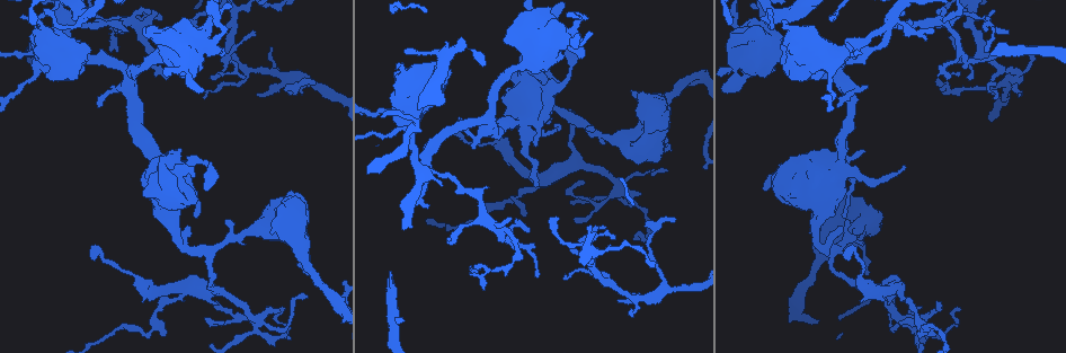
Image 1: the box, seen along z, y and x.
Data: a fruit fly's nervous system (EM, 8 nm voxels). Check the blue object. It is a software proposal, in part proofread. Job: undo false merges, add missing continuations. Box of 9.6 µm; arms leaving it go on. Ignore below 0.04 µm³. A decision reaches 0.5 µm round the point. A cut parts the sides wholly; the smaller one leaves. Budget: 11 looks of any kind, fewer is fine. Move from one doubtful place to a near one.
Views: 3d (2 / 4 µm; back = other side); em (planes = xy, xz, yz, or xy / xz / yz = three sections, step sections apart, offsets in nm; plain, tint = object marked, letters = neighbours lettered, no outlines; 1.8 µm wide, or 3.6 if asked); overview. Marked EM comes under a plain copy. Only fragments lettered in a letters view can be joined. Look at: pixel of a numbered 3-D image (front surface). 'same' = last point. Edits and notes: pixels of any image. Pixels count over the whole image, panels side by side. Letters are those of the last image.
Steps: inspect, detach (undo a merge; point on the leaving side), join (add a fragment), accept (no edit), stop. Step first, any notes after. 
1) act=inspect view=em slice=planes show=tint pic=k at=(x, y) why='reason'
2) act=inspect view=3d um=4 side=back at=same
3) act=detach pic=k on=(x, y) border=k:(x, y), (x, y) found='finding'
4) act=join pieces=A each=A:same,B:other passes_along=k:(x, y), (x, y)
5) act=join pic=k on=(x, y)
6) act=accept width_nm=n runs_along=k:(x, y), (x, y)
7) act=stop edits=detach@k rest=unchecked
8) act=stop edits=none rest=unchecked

act=inspect view=em slice=planes show=tint pic=1 at=(204, 26)

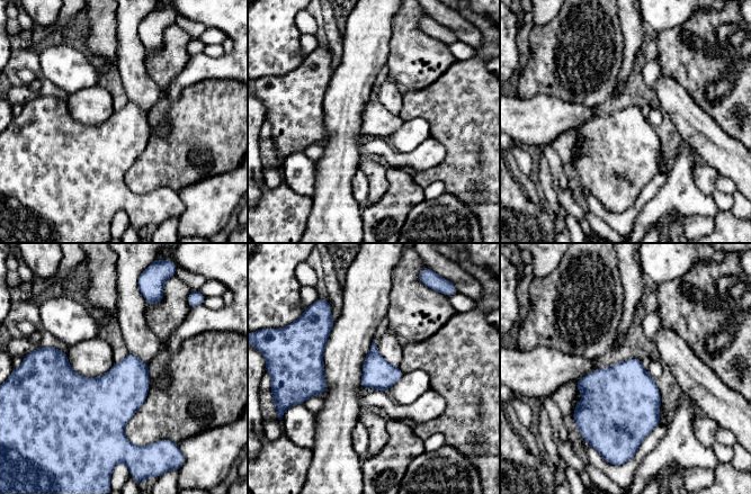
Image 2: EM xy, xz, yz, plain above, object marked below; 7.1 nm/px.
act=inspect view=em slice=planes show=letters at=same why='what lies round it'

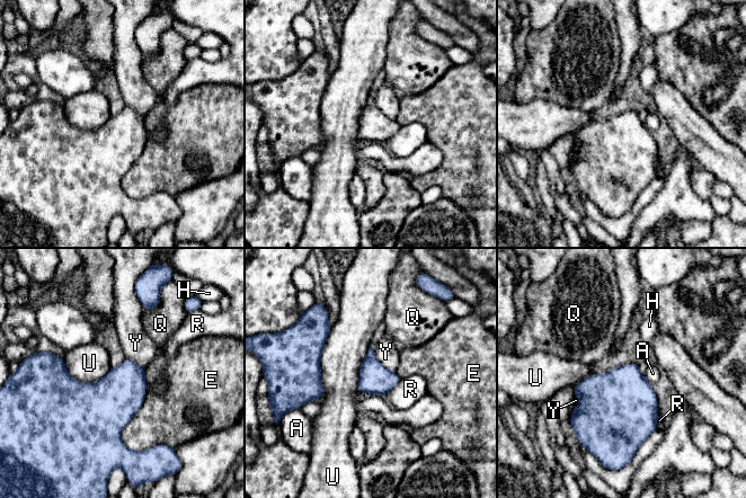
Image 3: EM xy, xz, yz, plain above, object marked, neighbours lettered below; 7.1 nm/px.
act=accept longest_contact=U:550nm each=A:other,E:other,H:other,Q:other,R:other,U:other,Y:other found='one cell here'

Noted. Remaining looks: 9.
act=inspect view=3d um=4 pic=1 at=(553, 85) why='thick turns thin'

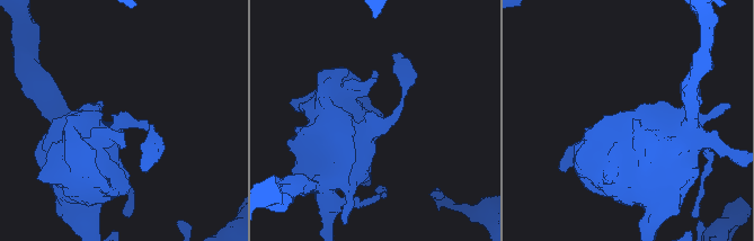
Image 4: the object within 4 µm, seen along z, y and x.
act=inspect view=em slice=planes show=letters pic=4 at=(376, 123)

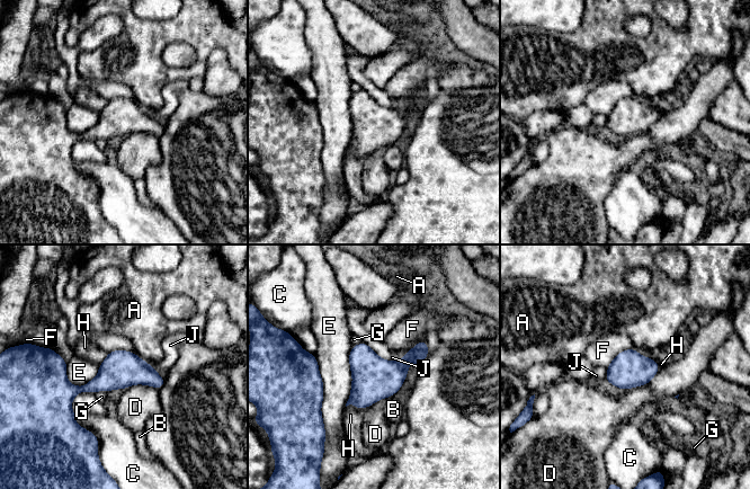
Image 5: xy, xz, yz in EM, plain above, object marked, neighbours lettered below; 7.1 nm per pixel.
act=accept width_nm=260 each=A:other,B:other,C:other,D:other,E:other,F:other,G:other,H:other,J:other border=5:(363, 341), (383, 358), (404, 356) found='continuous, no second cell'

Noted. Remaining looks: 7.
act=inspect view=3d um=4 pic=1 at=(300, 250) why='small branch off a trunk'

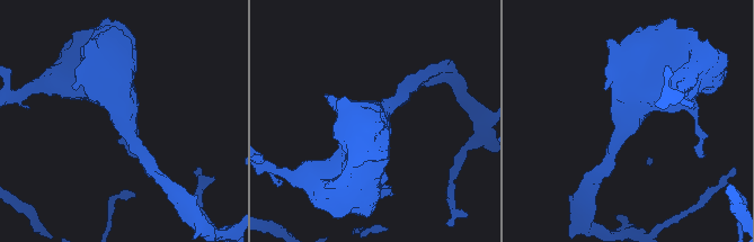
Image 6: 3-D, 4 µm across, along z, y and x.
act=inspect view=em slice=yz step=4 show=tint pic=6 at=(632, 116) arms=3 arm_widths_nm=220,500,700 why='need the tissue'

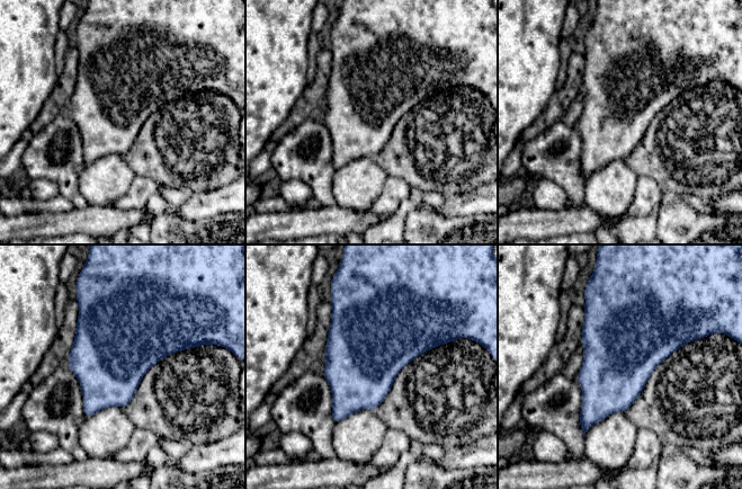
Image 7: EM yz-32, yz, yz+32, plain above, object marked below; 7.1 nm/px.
act=inspect view=em slice=planes show=letters at=same

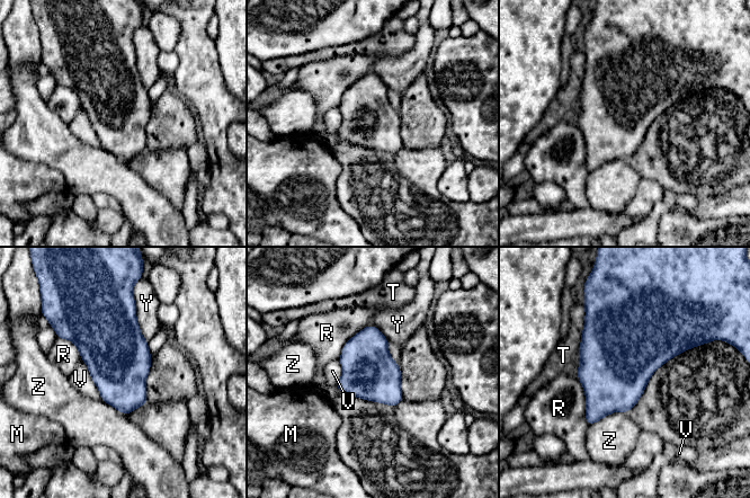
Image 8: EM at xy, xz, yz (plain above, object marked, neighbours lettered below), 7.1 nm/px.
act=accept width_nm=380 each=M:other,R:other,T:other,V:other,Y:other,Z:other border=8:(80, 358), (86, 364), (103, 400) found='one cell here'

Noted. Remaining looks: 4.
act=inspect view=em slice=xy step=8 show=letters pic=1 at=(428, 169)

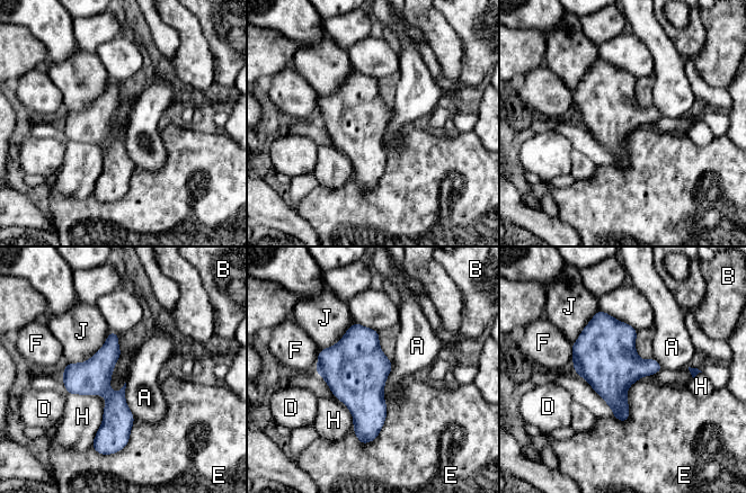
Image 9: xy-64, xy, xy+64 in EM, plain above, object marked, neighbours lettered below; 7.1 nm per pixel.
act=inspect view=em slice=planes show=letters at=same why='another direction'

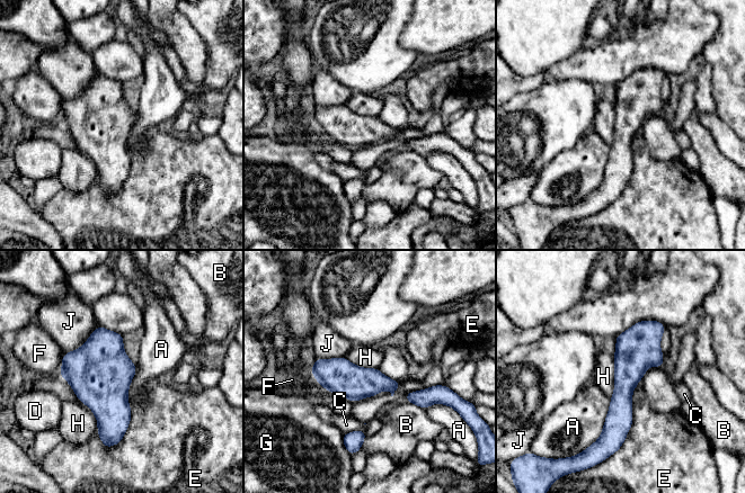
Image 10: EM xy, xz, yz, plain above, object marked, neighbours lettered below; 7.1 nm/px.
act=accept each=A:other,B:other,C:other,D:other,E:other,F:other,G:other,H:other,J:other runs_along=10:(655, 323), (626, 377), (617, 444) found='all the same cell'

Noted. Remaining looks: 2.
act=stop edits=none rest=unchecked

